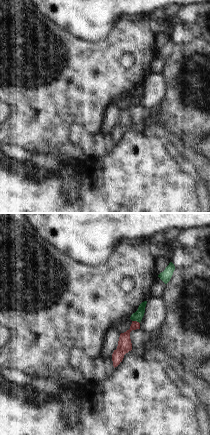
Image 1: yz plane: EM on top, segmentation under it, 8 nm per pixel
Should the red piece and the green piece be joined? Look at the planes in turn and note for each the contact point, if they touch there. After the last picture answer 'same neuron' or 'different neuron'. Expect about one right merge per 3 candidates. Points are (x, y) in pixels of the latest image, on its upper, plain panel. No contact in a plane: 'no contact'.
contact (136, 97)

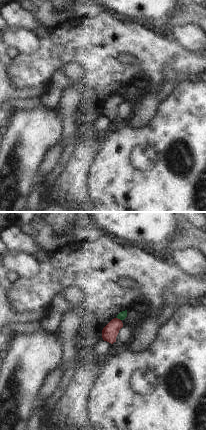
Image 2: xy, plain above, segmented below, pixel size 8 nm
contact (117, 94)

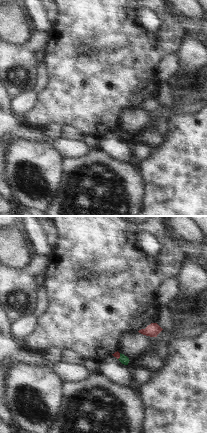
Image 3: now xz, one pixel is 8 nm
contact (119, 132)

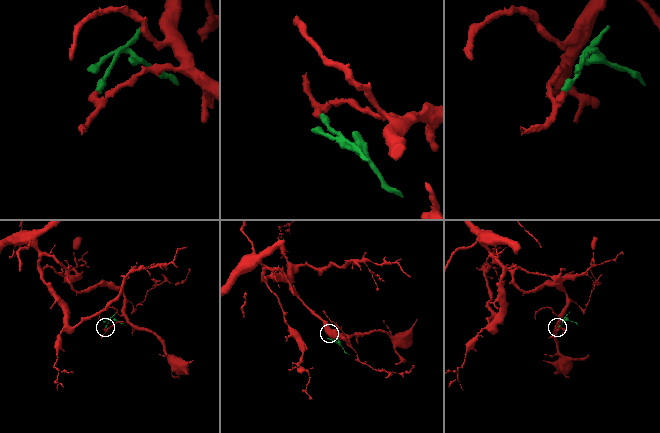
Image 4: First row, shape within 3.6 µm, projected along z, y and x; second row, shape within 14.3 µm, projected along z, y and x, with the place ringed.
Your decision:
different neuron

